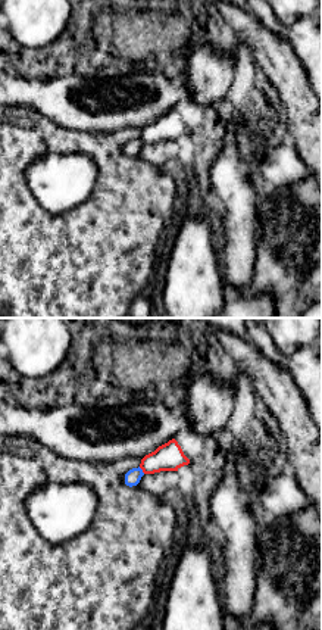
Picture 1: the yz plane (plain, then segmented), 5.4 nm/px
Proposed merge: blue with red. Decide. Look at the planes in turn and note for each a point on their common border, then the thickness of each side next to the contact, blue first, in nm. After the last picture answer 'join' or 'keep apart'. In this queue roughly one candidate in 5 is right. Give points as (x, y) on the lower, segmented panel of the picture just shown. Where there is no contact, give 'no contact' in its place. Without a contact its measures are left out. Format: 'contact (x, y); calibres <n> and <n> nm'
contact (141, 470); calibres 90 and 160 nm

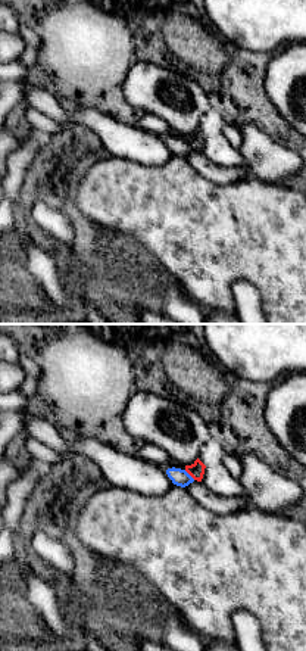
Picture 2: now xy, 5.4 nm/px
contact (189, 474); calibres 90 and 90 nm

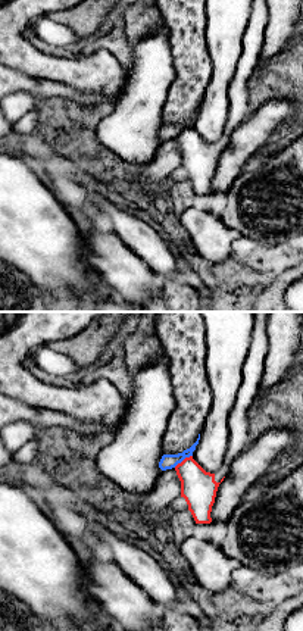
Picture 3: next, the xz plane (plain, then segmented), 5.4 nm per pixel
contact (183, 459); calibres 80 and 190 nm

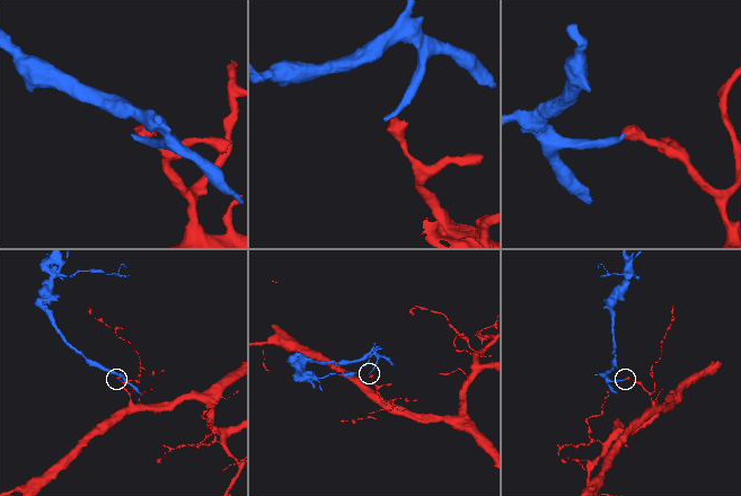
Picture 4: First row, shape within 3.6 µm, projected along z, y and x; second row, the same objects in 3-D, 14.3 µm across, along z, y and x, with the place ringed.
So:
keep apart

